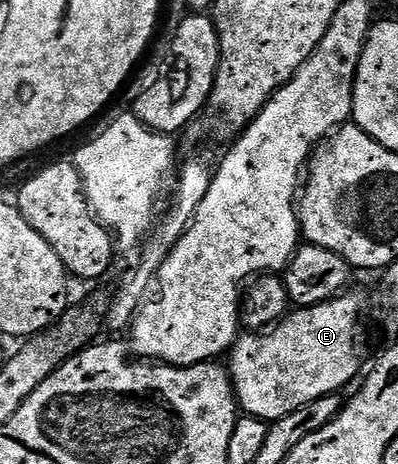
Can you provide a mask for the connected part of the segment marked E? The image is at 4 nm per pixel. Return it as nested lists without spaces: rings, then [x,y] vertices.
[[[355,293],[346,295],[338,295],[336,299],[329,303],[321,305],[313,305],[312,307],[300,307],[292,310],[287,318],[279,324],[278,327],[266,333],[243,333],[235,340],[234,347],[229,352],[229,374],[232,383],[235,384],[235,397],[244,412],[250,418],[261,419],[264,421],[274,421],[276,419],[284,419],[289,417],[289,413],[293,413],[297,409],[301,409],[305,405],[309,405],[313,401],[317,401],[326,395],[333,395],[342,392],[343,386],[354,377],[359,371],[359,338],[363,335],[363,303],[355,296]]]

